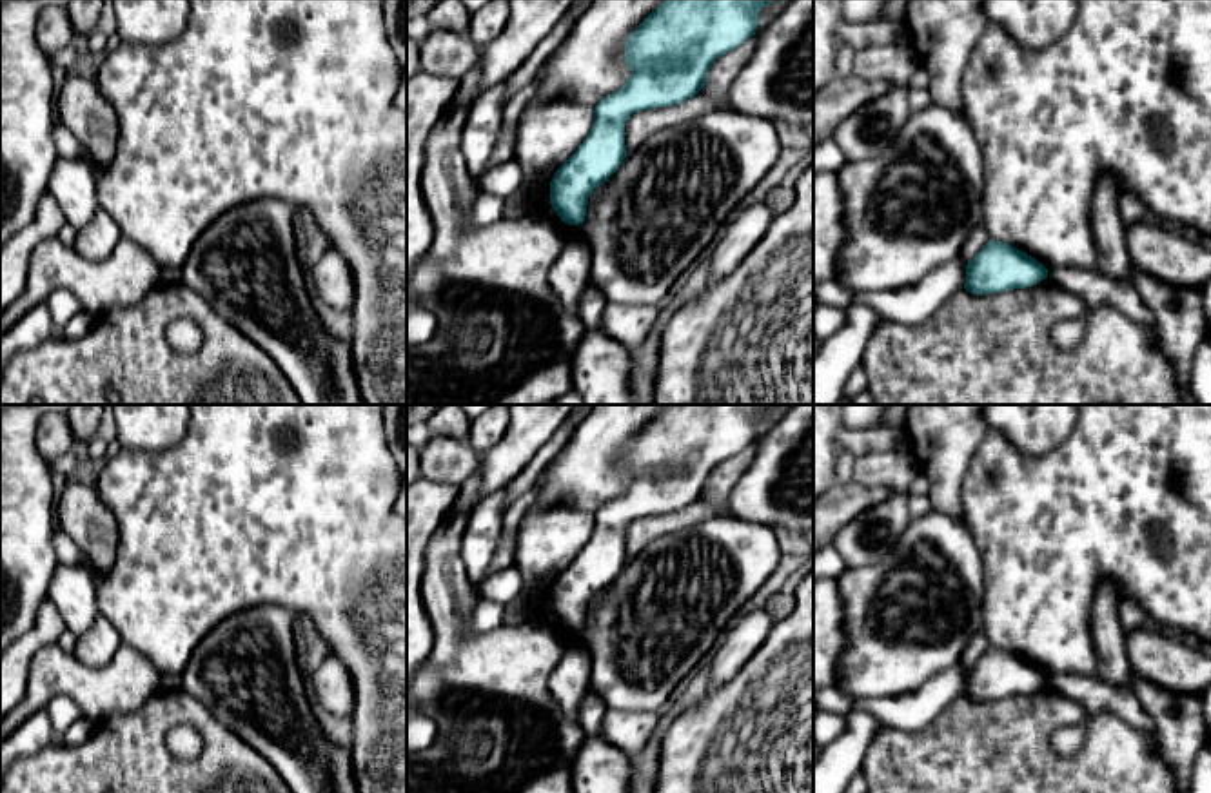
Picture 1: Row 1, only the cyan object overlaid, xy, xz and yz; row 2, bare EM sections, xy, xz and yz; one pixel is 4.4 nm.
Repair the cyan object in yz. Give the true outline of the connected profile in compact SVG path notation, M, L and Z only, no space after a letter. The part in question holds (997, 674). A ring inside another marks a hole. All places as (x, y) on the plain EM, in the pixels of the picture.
M989 646L966 671L964 695L971 700L997 700L1026 695L1048 684L1048 675L1026 659Z

